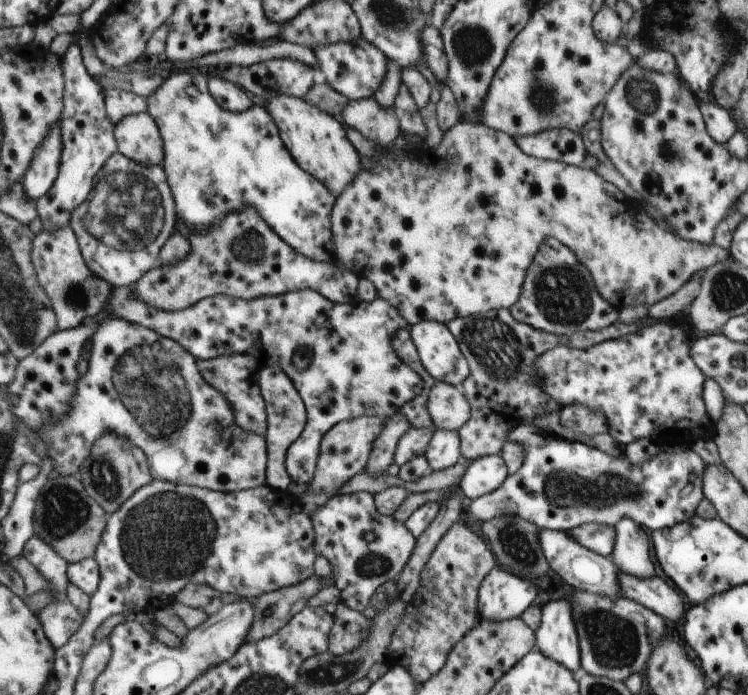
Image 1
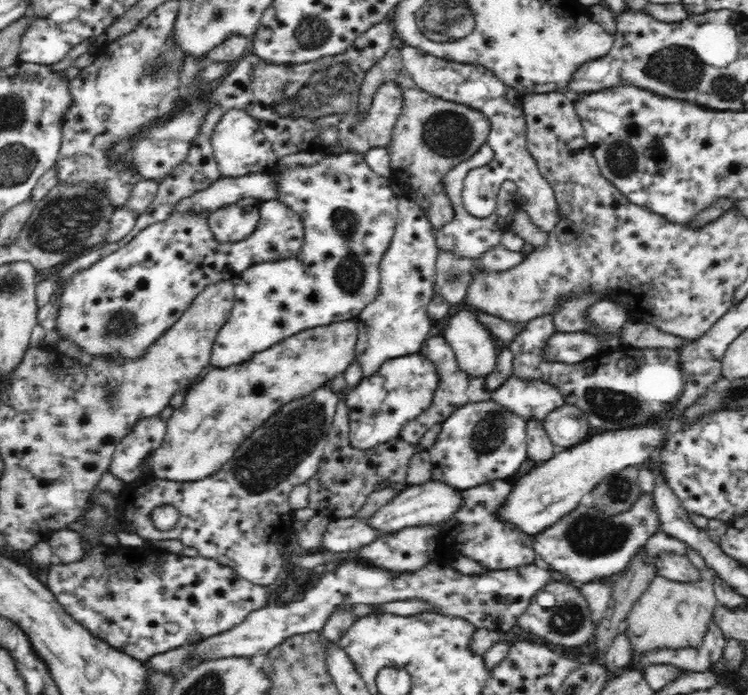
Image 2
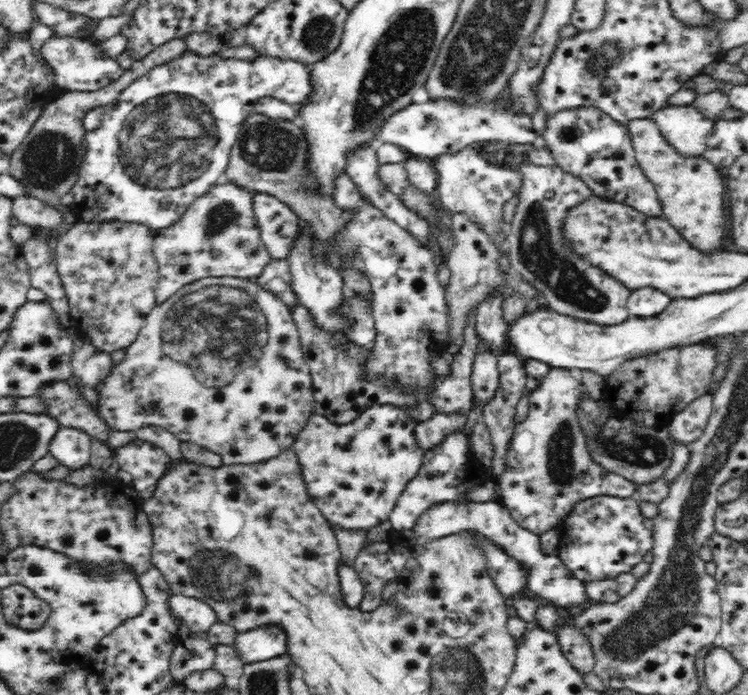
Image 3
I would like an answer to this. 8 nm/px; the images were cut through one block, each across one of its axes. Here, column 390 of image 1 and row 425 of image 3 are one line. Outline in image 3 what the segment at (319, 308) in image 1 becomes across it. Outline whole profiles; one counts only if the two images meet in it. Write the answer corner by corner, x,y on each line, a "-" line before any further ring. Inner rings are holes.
384,404
368,408
351,424
346,425
334,424
318,414
316,434
302,432
302,436
297,436
294,452
300,460
308,499
320,509
331,525
346,531
364,531
389,519
398,498
410,480
418,476
424,463
425,450
417,445
415,436
417,424
402,409

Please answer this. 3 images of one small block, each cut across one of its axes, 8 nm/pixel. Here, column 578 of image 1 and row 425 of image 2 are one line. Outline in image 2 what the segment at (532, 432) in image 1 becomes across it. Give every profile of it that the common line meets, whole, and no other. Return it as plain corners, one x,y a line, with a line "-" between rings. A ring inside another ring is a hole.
493,401
463,405
442,422
435,443
428,449
431,480
446,482
465,492
490,481
514,478
528,461
527,427
527,420

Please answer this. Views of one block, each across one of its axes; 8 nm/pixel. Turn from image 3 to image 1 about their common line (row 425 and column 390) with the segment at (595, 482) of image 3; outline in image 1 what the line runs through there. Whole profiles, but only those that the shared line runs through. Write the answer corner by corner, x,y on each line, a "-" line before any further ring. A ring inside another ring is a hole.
366,491
340,493
313,516
317,554
330,562
341,601
361,613
378,587
396,582
416,548
416,539
404,522
380,512
376,496

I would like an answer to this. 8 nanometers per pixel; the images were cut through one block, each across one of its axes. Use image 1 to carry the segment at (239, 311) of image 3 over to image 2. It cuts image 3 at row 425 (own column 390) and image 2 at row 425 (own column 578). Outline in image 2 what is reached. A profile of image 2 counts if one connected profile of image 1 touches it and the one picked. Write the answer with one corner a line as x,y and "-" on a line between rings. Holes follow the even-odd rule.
355,318
306,328
263,352
255,353
247,362
227,368
209,369
197,383
192,383
185,394
184,404
174,409
173,416
167,420
164,440
152,452
150,476
175,483
189,483
213,476
264,420
271,418
291,401
300,396
306,397
308,392
314,392
316,388
329,383
334,376
343,374
353,364
357,355
360,326

